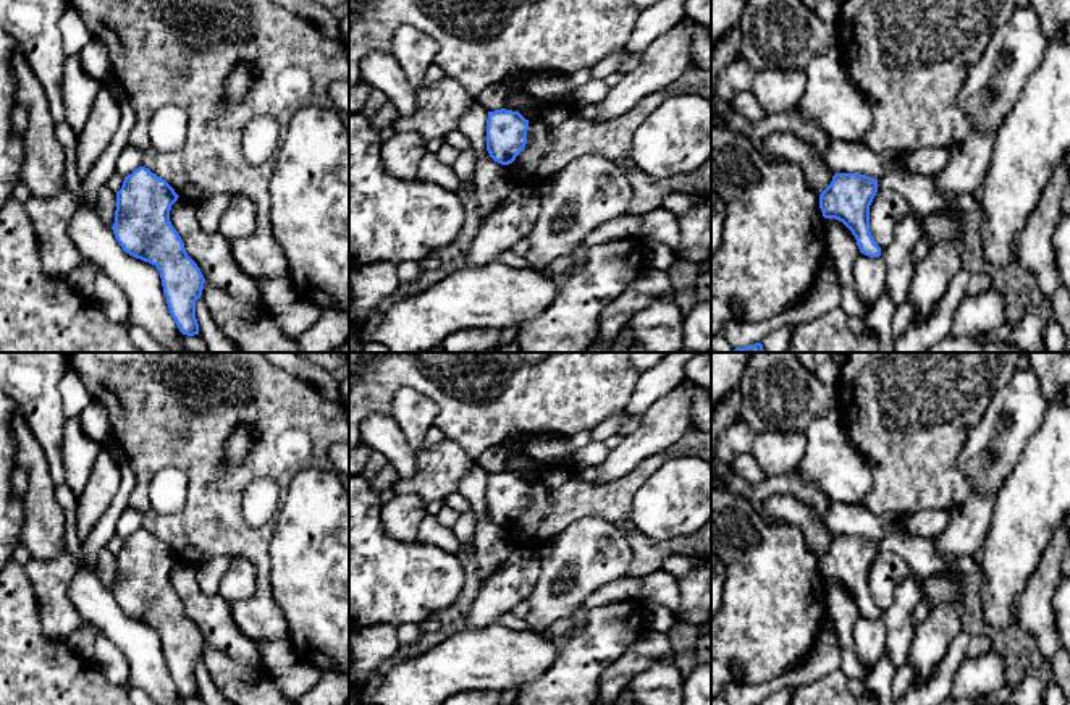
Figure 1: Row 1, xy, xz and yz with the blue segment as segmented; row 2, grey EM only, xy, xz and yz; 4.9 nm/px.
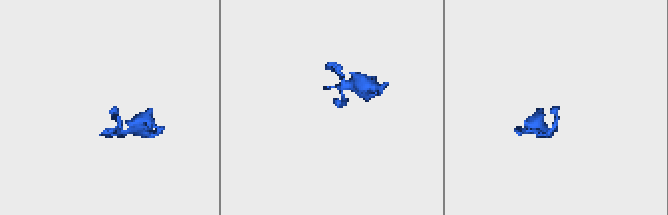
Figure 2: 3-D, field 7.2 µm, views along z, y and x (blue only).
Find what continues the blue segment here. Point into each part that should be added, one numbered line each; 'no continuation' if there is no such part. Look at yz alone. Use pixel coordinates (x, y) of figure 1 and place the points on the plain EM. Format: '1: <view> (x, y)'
no continuation

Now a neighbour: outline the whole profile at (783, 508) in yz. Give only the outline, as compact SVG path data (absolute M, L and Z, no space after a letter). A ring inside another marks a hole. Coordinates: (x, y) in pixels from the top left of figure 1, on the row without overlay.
M774 493L761 503L773 521L798 526L805 534L808 548L818 558L831 547L834 535L828 530L826 524L795 496Z

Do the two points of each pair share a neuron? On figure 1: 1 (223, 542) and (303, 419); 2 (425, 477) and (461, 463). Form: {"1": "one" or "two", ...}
{"1": "one", "2": "one"}

